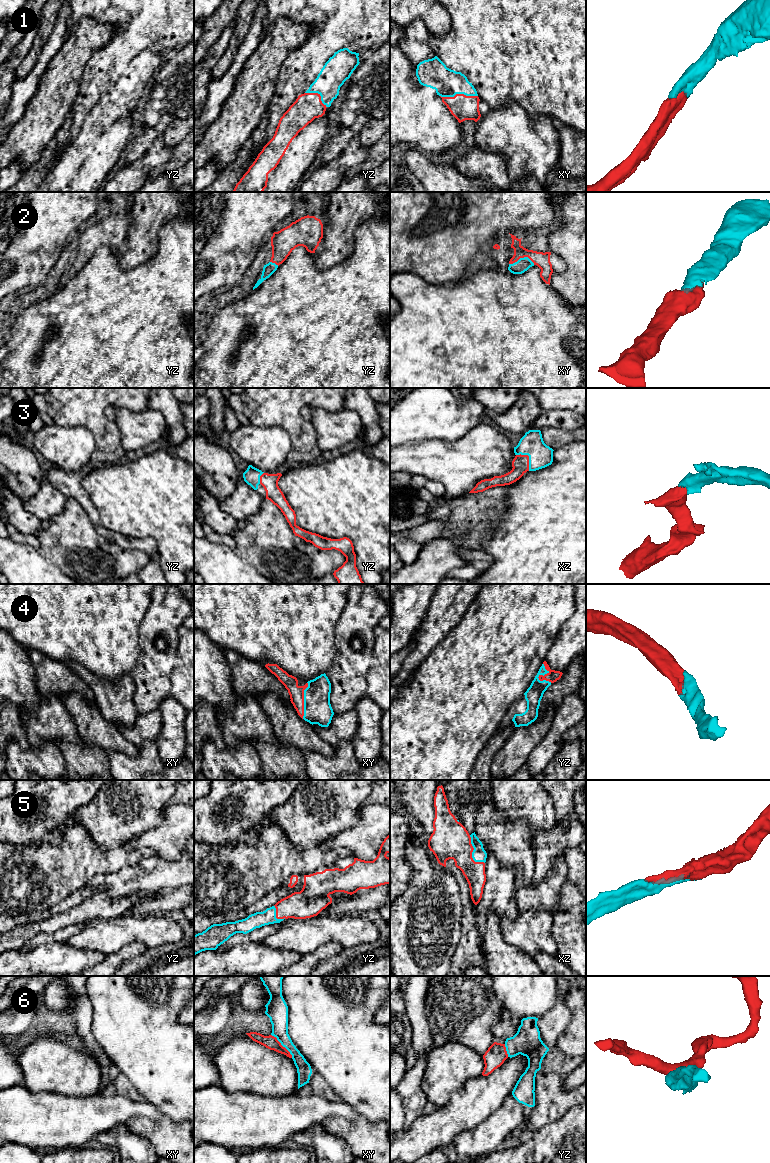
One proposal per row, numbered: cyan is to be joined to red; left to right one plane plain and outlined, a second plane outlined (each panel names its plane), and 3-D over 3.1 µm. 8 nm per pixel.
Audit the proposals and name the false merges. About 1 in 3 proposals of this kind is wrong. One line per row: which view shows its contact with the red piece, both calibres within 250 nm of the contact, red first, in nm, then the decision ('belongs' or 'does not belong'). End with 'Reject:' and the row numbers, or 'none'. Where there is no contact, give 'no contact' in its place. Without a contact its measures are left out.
1: xy | 200/220 nm | belongs
2: xy | 120/110 nm | belongs
3: xz | 140/190 nm | belongs
4: xy | 120/220 nm | belongs
5: xz | 300/110 nm | belongs
6: xy | 110/160 nm | does not belong
Reject: 6

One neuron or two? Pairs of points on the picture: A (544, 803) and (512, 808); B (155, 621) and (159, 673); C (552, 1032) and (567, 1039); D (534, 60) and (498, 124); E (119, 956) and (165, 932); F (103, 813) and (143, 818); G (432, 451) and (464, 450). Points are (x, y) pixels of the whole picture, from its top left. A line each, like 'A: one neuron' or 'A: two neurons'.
A: one neuron
B: one neuron
C: two neurons
D: two neurons
E: two neurons
F: one neuron
G: one neuron

